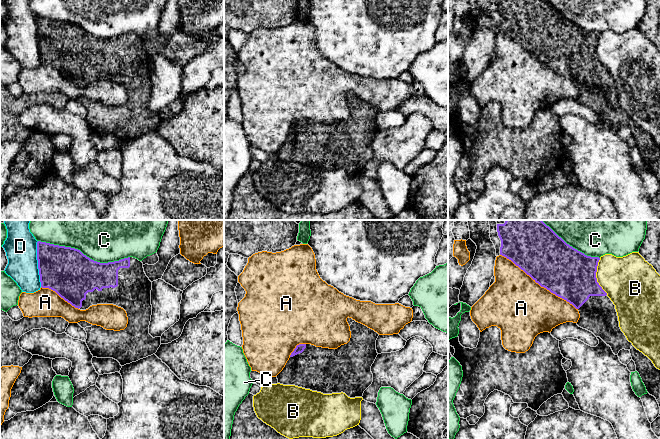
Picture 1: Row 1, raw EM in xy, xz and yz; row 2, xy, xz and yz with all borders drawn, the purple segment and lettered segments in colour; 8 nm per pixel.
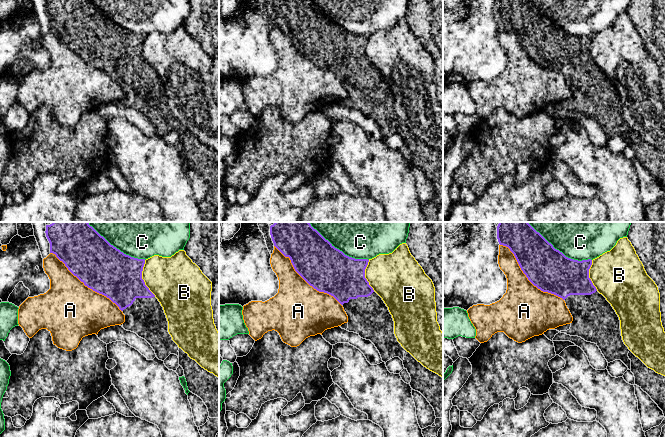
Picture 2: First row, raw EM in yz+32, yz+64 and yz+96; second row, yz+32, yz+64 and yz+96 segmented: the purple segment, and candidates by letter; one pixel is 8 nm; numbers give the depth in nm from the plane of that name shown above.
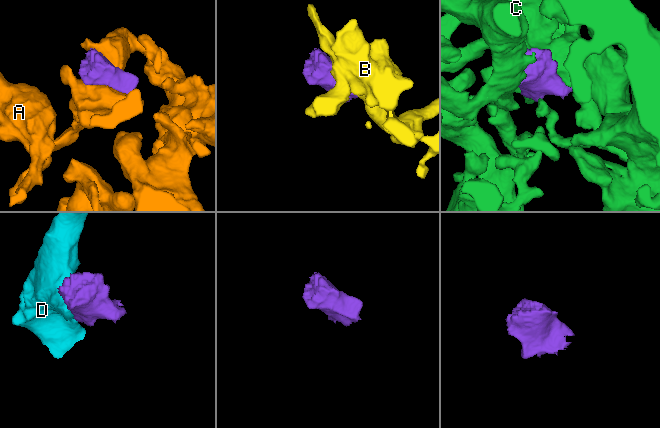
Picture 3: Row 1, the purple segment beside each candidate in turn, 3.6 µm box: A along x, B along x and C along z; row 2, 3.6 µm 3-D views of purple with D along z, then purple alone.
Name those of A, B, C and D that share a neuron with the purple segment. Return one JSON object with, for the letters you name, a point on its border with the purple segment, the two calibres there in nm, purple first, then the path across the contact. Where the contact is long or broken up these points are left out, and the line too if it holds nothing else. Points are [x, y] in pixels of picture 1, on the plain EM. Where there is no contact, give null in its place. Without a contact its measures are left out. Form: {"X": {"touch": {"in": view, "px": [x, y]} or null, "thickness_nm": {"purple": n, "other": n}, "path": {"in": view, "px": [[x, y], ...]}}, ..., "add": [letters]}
{"add": []}

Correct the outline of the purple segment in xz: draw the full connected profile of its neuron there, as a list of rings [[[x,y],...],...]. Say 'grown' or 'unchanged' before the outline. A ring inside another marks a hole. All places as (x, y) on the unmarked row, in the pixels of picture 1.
grown; [[[356,97],[350,101],[350,107],[350,117],[337,125],[316,123],[311,120],[297,121],[283,146],[276,152],[278,159],[295,161],[323,170],[343,168],[350,174],[362,173],[373,158],[371,142],[378,131],[376,116],[379,110]]]

